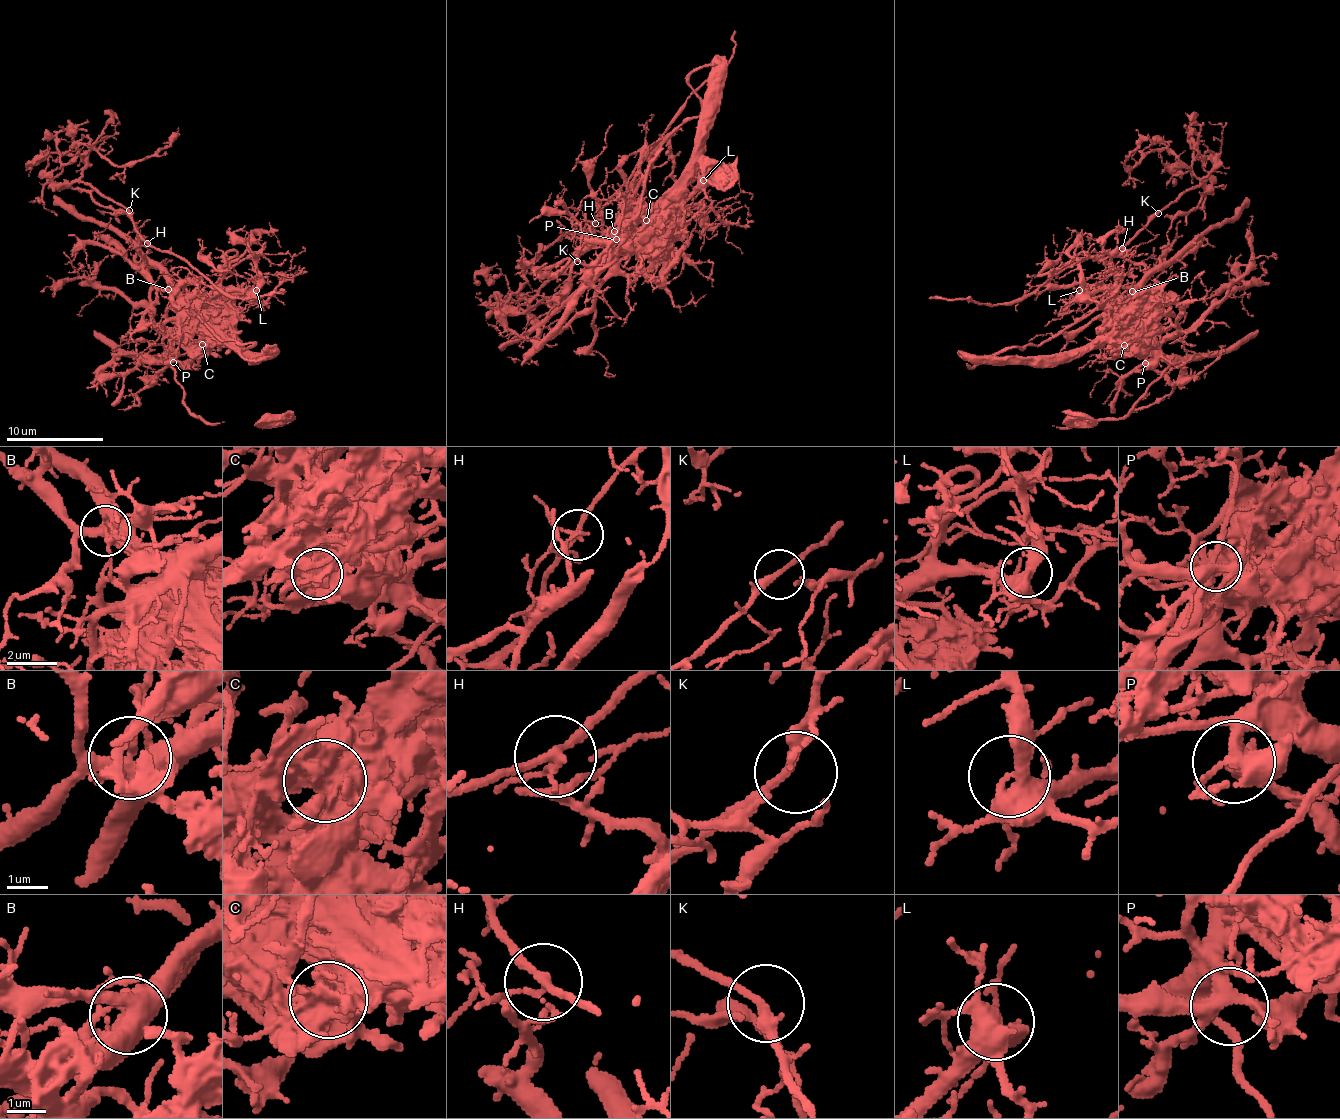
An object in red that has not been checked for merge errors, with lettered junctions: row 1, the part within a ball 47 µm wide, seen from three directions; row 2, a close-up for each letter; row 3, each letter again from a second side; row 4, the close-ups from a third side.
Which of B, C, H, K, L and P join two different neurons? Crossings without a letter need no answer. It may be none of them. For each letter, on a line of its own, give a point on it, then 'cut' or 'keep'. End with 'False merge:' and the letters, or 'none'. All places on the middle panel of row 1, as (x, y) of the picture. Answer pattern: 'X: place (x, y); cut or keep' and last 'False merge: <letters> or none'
B: place (614, 231); cut
C: place (646, 220); cut
H: place (595, 223); cut
K: place (577, 261); keep
L: place (703, 180); keep
P: place (616, 239); keep
False merge: B, C, H

